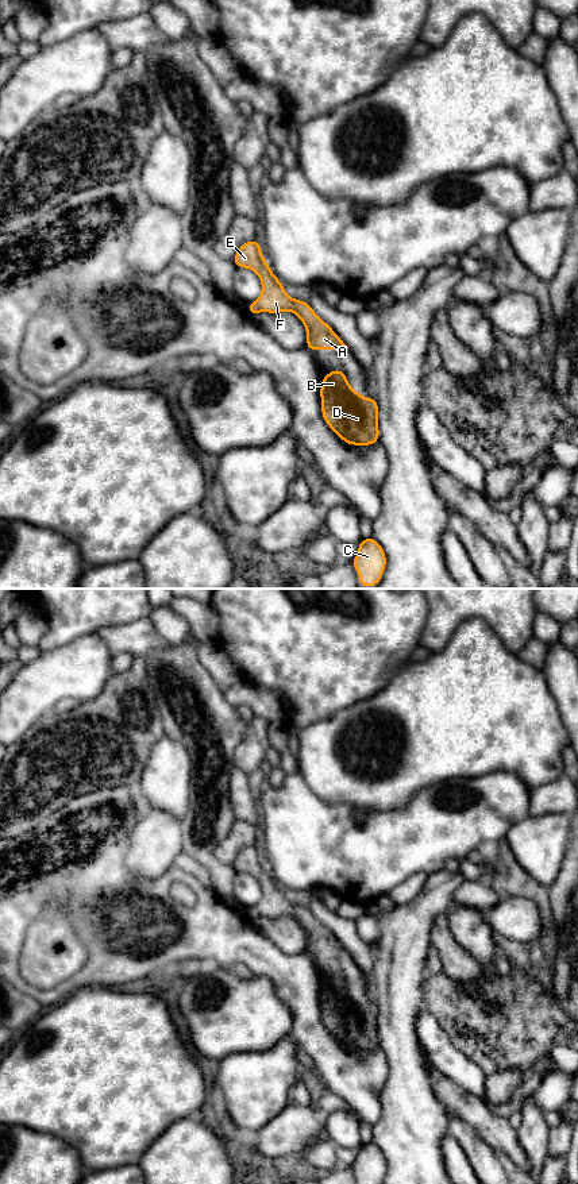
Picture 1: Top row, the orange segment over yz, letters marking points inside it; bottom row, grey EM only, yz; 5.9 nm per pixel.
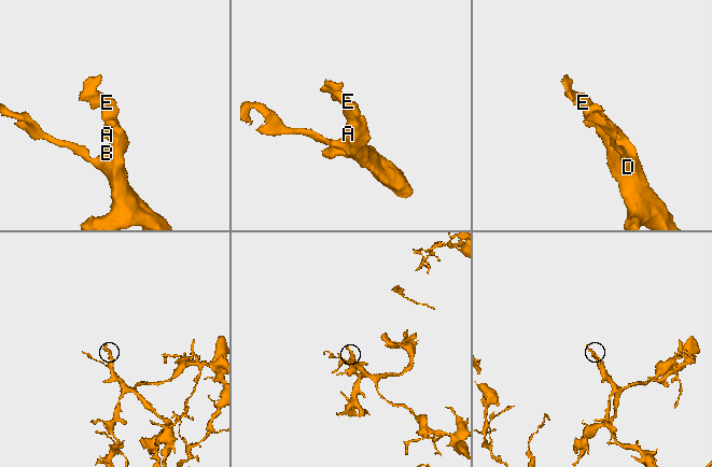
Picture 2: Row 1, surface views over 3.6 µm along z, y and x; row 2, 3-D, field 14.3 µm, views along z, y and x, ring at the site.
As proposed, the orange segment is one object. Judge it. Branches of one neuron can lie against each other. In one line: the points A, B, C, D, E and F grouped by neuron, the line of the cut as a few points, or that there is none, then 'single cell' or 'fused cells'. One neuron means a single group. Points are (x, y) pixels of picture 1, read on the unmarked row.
A B C D E F | no cut | single cell

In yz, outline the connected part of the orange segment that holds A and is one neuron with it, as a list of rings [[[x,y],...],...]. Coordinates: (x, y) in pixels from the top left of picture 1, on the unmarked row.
[[[259,844],[242,848],[232,864],[232,868],[236,873],[246,872],[254,875],[262,887],[262,898],[259,903],[246,910],[246,915],[251,921],[258,917],[280,918],[289,915],[296,918],[305,930],[307,954],[348,953],[334,934],[315,918],[308,907],[293,905],[286,899],[284,890],[273,879],[261,857]]]

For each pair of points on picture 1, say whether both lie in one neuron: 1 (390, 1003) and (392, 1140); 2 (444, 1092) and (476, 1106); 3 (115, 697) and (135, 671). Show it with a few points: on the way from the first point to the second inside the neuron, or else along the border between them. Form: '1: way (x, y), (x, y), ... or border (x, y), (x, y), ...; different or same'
1: way (397, 1037), (401, 1046), (401, 1106); same
2: way (453, 1098), (467, 1106); same
3: way (122, 690), (134, 678); same

